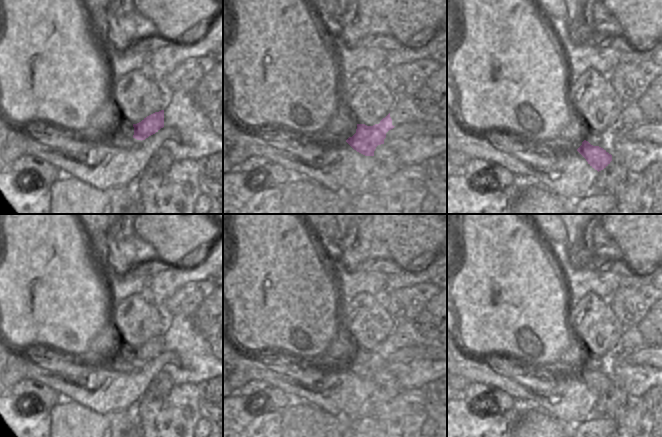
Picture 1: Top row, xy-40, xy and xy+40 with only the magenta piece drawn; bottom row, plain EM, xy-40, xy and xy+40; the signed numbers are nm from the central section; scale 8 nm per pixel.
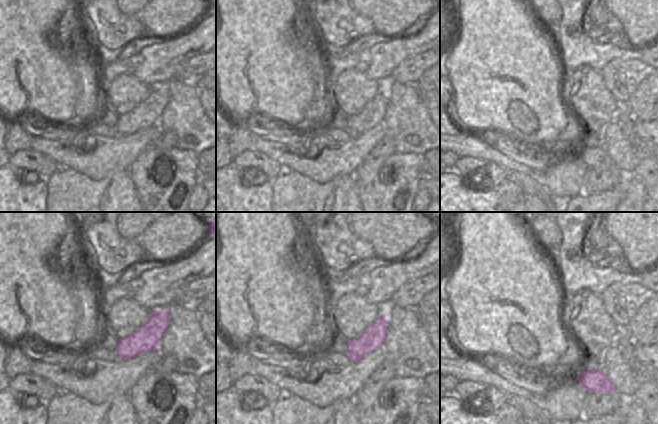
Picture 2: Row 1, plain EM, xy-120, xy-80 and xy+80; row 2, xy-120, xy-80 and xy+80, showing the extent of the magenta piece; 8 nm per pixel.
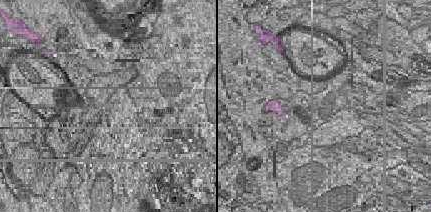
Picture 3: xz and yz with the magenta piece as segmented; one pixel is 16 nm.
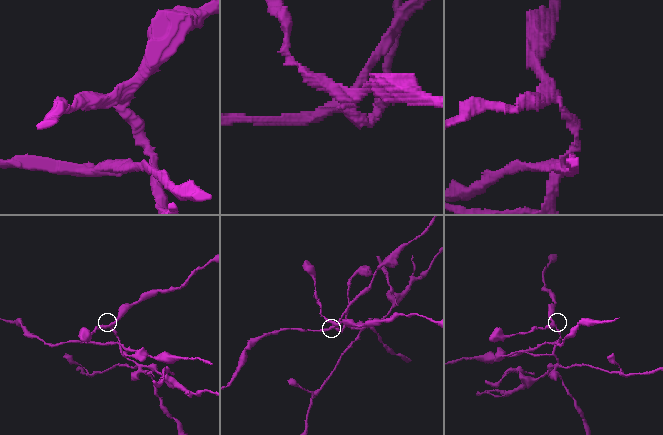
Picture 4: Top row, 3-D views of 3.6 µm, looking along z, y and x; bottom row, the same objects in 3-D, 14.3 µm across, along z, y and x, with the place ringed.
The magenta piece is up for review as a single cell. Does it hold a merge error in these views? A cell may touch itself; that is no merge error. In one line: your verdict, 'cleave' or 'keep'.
cleave

